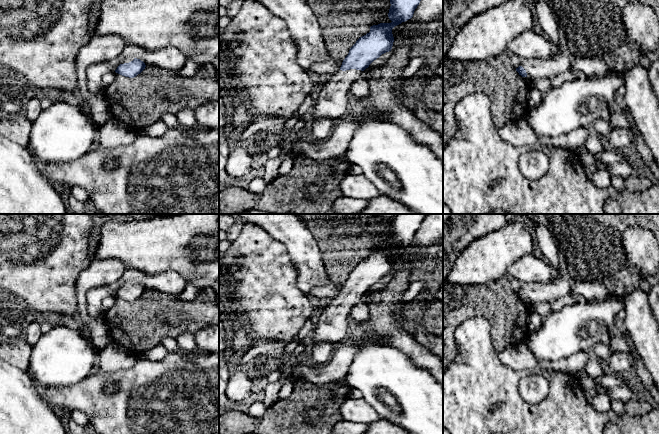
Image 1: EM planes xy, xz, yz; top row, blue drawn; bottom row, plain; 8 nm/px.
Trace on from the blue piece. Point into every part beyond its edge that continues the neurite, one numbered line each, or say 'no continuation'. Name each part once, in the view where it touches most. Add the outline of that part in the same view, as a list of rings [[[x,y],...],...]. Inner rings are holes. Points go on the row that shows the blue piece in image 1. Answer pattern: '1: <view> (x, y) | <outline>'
1: xz (332, 101) | [[[350,69],[338,70],[315,94],[315,105],[310,112],[309,125],[318,118],[330,118],[339,121],[352,112],[352,100],[349,96],[351,85],[363,78],[363,71]]]

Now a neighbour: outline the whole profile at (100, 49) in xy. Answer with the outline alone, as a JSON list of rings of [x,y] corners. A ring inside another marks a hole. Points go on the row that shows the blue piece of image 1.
[[[117,35],[94,36],[84,45],[75,60],[80,97],[87,102],[86,109],[98,125],[112,118],[110,105],[102,93],[89,91],[86,71],[89,66],[109,62],[117,58],[129,43]]]

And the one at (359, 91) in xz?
[[[362,78],[354,82],[349,89],[349,96],[352,102],[364,104],[368,102],[369,85],[367,81]]]

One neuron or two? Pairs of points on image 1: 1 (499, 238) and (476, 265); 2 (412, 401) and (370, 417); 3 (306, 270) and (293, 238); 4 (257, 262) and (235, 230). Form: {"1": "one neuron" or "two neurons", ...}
{"1": "one neuron", "2": "two neurons", "3": "one neuron", "4": "two neurons"}

